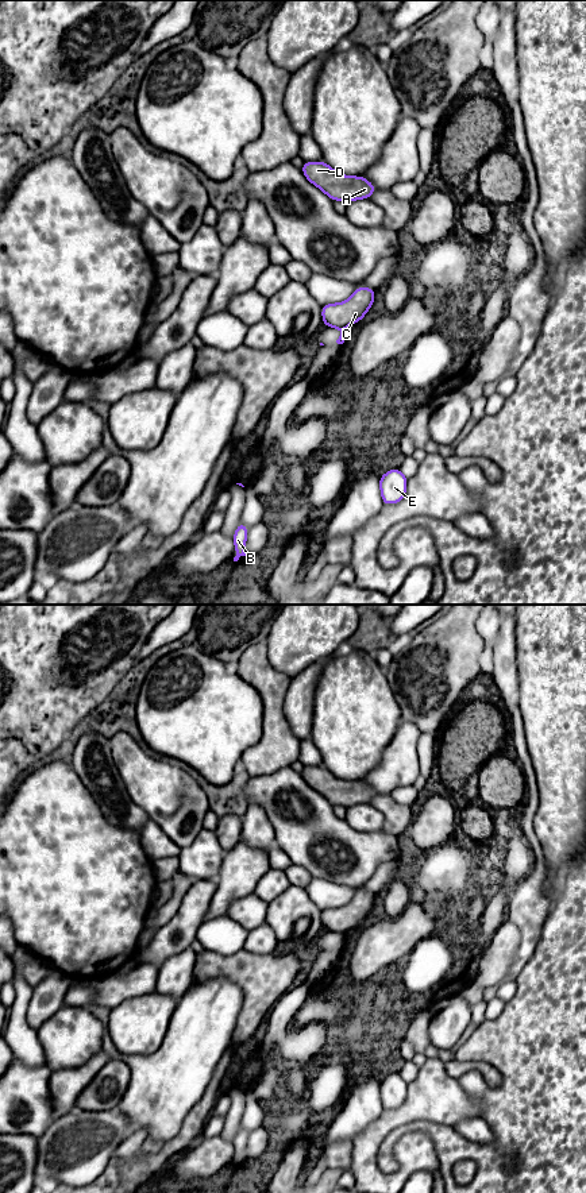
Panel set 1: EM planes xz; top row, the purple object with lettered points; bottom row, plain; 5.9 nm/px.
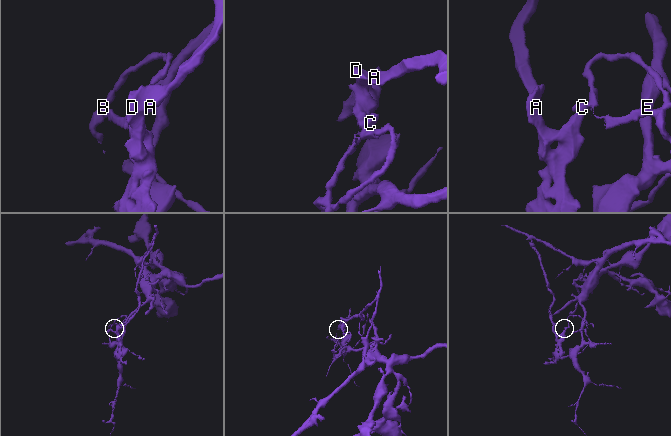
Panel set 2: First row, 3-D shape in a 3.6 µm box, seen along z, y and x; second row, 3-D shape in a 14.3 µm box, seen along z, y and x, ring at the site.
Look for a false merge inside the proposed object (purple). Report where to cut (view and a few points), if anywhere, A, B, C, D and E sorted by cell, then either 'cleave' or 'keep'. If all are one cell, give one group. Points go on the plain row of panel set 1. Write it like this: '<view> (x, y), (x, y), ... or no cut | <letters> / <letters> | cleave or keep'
xz (339, 931), (343, 934) | A C D / B E | cleave

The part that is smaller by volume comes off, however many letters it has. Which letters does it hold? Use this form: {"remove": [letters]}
{"remove": ["A", "C", "D"]}

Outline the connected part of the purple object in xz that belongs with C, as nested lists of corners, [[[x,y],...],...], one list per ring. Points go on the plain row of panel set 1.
[[[358,891],[347,906],[323,910],[323,930],[344,934],[361,926],[371,912],[377,897],[370,892]]]

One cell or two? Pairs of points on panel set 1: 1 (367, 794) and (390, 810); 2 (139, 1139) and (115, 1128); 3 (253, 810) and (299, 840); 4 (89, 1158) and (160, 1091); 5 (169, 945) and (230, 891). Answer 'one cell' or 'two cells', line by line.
1: one cell
2: two cells
3: two cells
4: two cells
5: two cells

